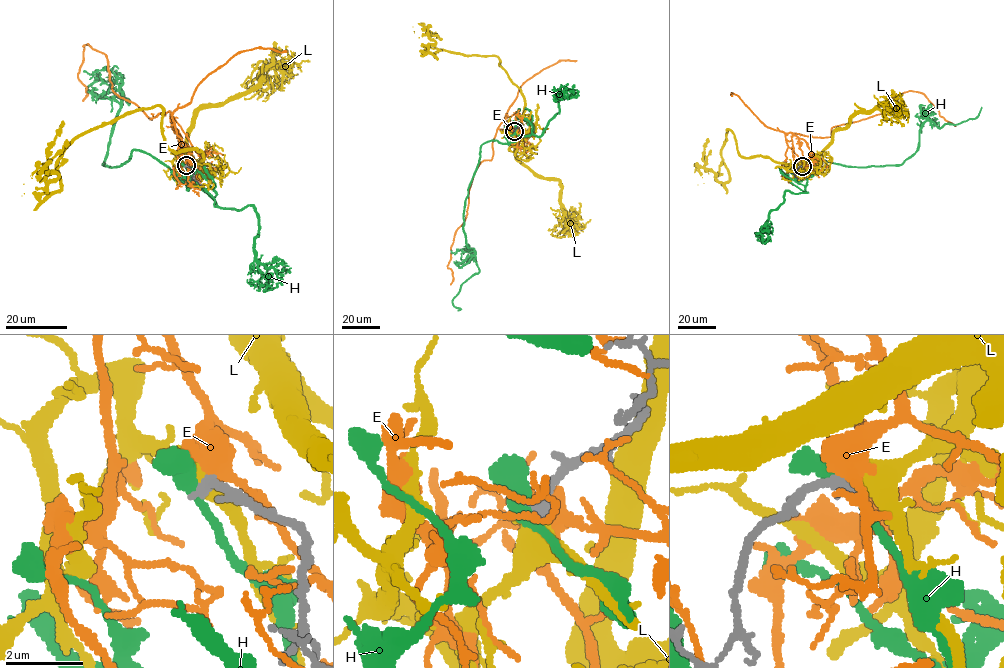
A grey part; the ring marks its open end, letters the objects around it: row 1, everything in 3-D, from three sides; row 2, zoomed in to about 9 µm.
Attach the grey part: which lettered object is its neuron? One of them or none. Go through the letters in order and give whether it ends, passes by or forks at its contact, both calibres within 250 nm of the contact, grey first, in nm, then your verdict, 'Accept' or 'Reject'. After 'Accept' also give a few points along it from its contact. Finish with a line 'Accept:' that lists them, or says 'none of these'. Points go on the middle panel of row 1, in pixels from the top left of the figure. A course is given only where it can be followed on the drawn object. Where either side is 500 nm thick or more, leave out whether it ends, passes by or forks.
E: It passes by. Thickness 340 nm (grey) against 480 nm. Reject
H: It passes by. Thickness 320 nm (grey) against 380 nm. Reject
L: Thickness 320 nm (grey) against 600 nm. Accept. Its course: (514, 130), (514, 142), (524, 99), (496, 56), (425, 53), (435, 43), (428, 33), (438, 37)
Accept: L

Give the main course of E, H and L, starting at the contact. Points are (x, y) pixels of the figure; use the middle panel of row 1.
E: (514, 130), (504, 121), (492, 159), (474, 176), (451, 247), (450, 284)
H: (514, 130), (518, 137), (507, 143), (482, 145), (468, 189), (463, 230), (479, 272), (453, 300), (458, 310)
L: (514, 130), (514, 142), (524, 99), (496, 56), (425, 53), (435, 43), (428, 33), (438, 37)

